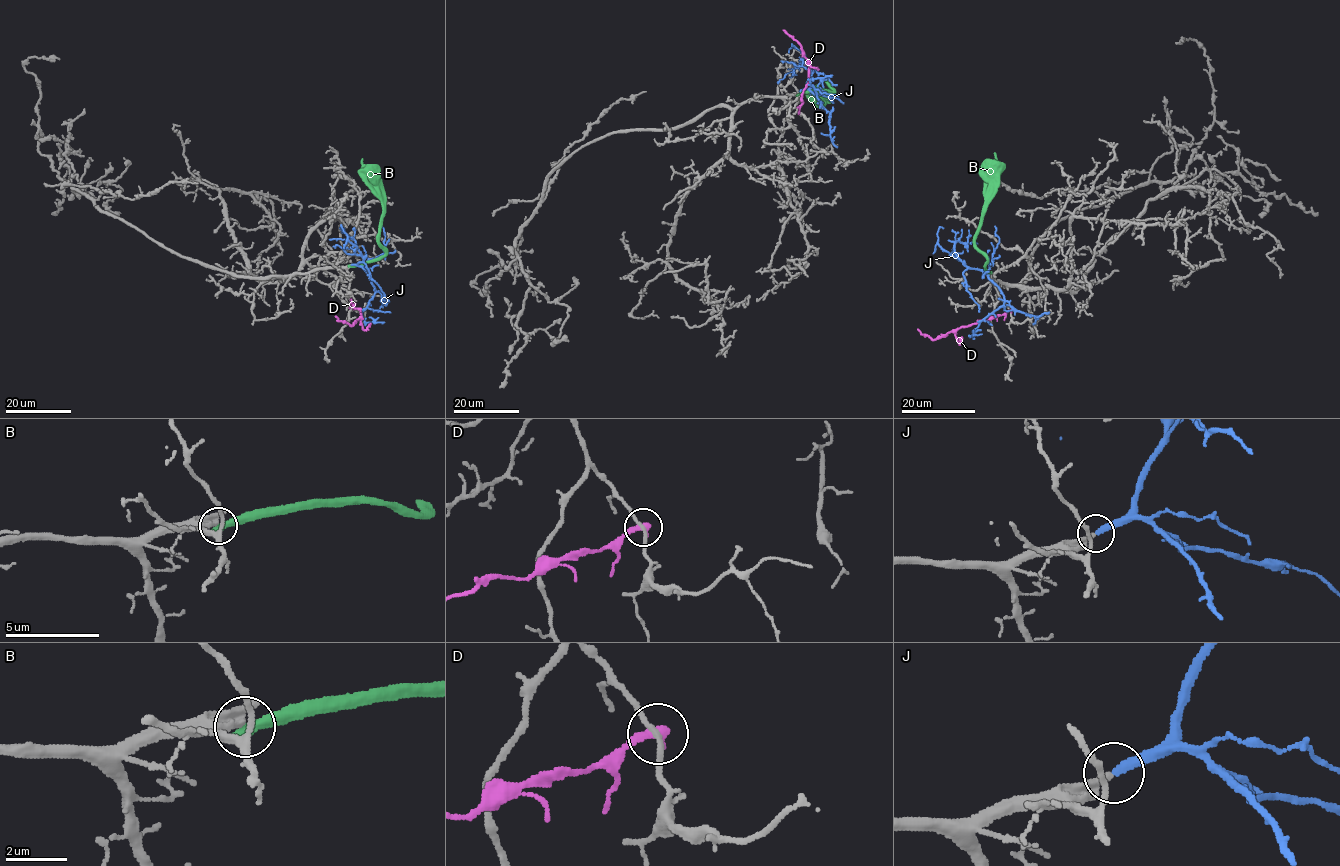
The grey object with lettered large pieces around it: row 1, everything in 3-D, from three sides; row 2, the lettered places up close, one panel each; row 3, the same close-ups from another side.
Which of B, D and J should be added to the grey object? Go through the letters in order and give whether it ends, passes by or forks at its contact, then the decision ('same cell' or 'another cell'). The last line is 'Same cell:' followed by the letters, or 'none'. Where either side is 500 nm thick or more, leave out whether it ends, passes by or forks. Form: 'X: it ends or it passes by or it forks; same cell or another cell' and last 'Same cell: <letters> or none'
B: another cell
D: it ends; another cell
J: it ends; same cell
Same cell: J

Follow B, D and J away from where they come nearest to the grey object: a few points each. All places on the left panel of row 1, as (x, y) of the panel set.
B: (349, 266), (376, 261), (385, 254), (385, 249), (379, 242), (381, 199), (365, 176), (362, 159)
D: (351, 300), (355, 309), (360, 310), (361, 317), (352, 325), (335, 316)
J: (351, 265), (361, 266), (374, 286), (375, 293), (362, 311), (362, 317), (366, 323), (384, 322)

